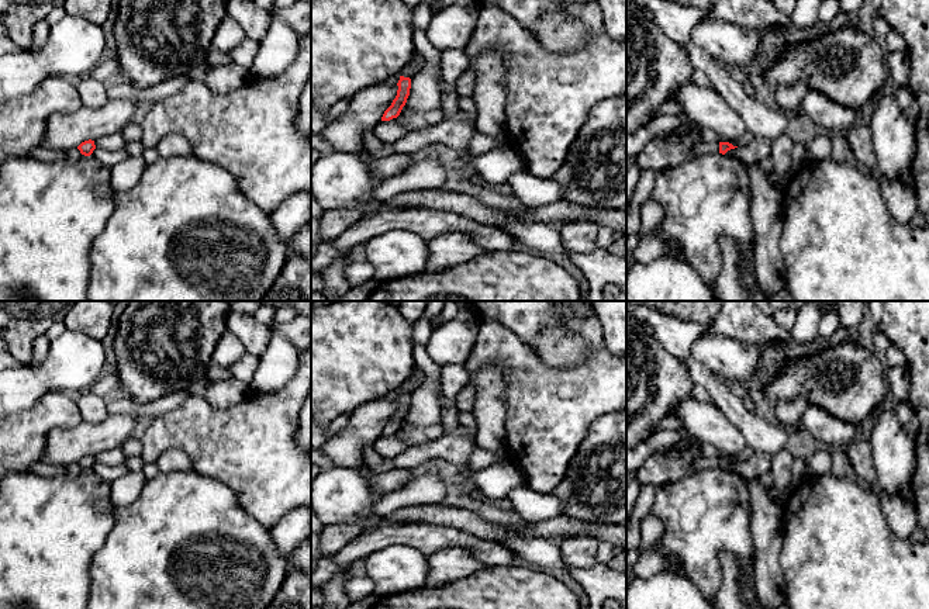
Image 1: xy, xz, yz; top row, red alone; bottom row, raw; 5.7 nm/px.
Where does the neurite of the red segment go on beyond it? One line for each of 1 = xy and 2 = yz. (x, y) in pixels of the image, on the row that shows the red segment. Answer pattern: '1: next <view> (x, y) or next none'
1: next none
2: next none

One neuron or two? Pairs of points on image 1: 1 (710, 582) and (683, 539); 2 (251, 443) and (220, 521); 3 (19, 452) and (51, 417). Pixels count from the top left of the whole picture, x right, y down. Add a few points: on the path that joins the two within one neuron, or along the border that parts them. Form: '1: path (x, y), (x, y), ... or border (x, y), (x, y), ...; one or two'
1: path (704, 571), (694, 550); one
2: border (201, 474), (223, 481), (251, 516); two
3: path (24, 443), (42, 425); one

